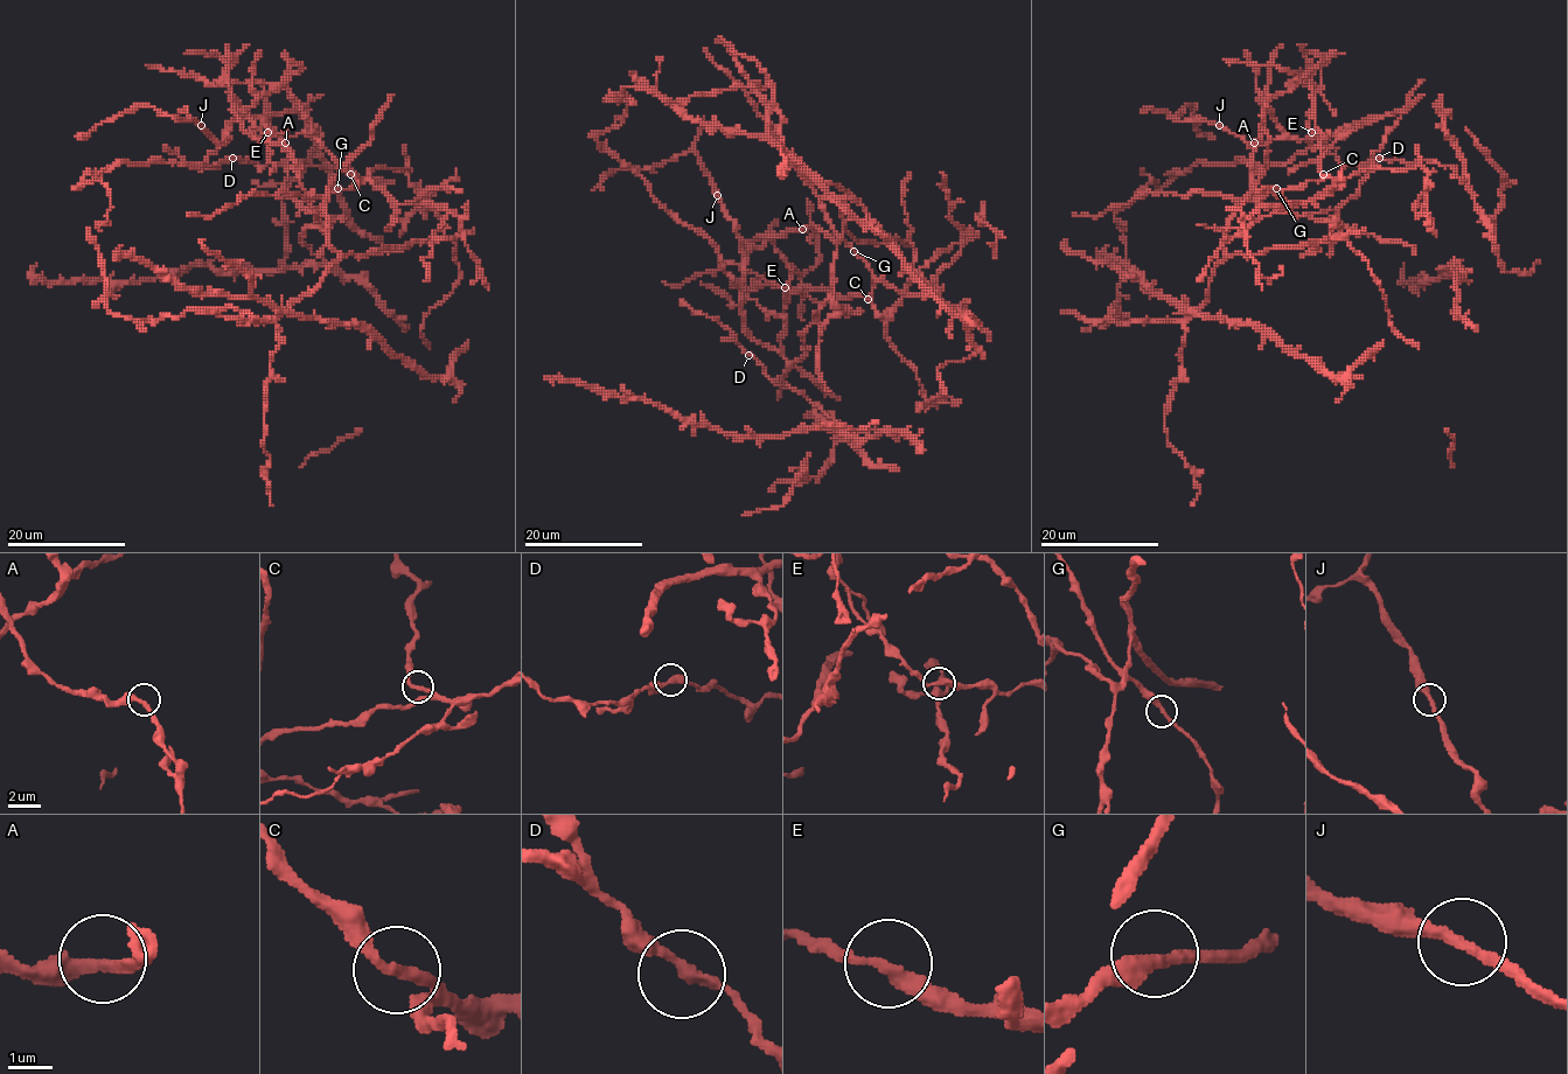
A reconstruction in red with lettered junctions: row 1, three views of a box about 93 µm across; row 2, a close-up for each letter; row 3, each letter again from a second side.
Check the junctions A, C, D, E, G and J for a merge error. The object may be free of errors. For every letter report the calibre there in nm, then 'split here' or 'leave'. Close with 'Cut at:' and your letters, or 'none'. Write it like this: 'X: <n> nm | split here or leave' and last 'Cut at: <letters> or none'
A: 280 nm | leave
C: 240 nm | leave
D: 280 nm | leave
E: 280 nm | leave
G: 280 nm | leave
J: 280 nm | leave
Cut at: none

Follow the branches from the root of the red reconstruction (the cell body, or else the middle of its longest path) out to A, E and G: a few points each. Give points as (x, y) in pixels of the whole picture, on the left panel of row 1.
A: (297, 171), (285, 143)
E: (297, 171), (299, 182), (315, 196), (347, 190), (357, 182), (315, 137), (301, 132), (294, 136), (267, 132)
G: (297, 171), (299, 182), (315, 196), (327, 196), (338, 188)

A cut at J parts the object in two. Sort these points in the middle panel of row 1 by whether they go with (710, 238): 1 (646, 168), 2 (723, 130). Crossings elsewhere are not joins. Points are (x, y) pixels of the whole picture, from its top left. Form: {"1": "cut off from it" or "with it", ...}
{"1": "cut off from it", "2": "with it"}

